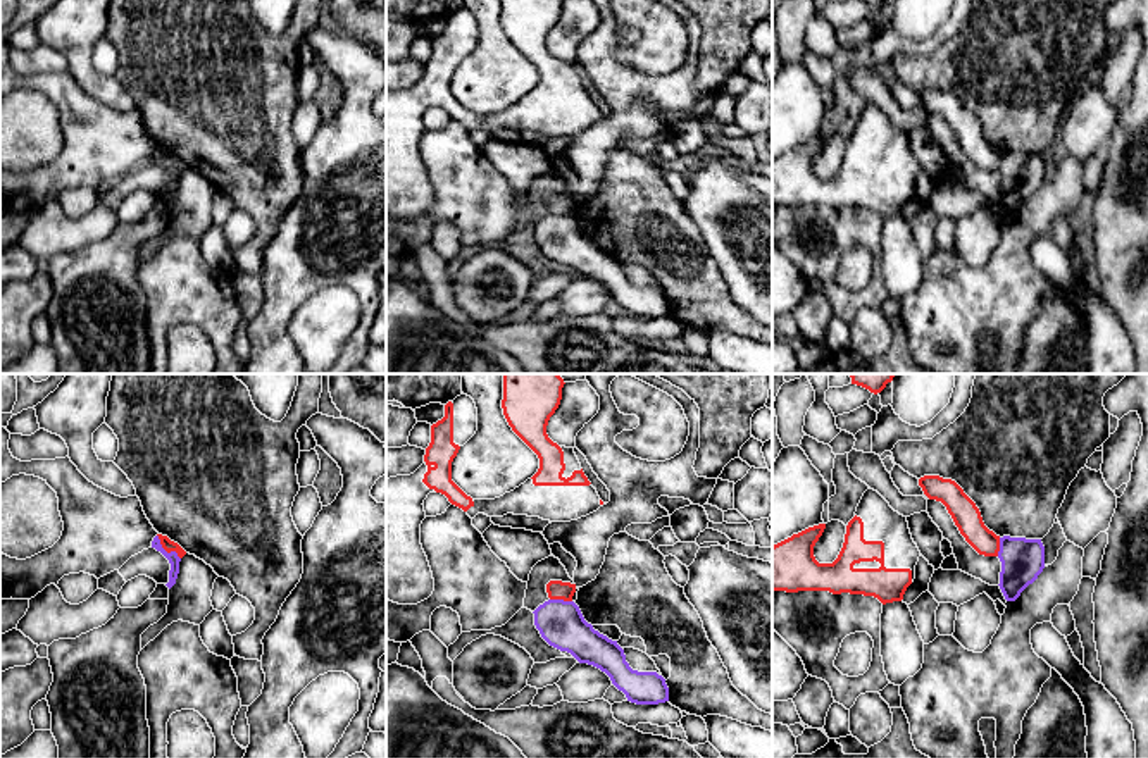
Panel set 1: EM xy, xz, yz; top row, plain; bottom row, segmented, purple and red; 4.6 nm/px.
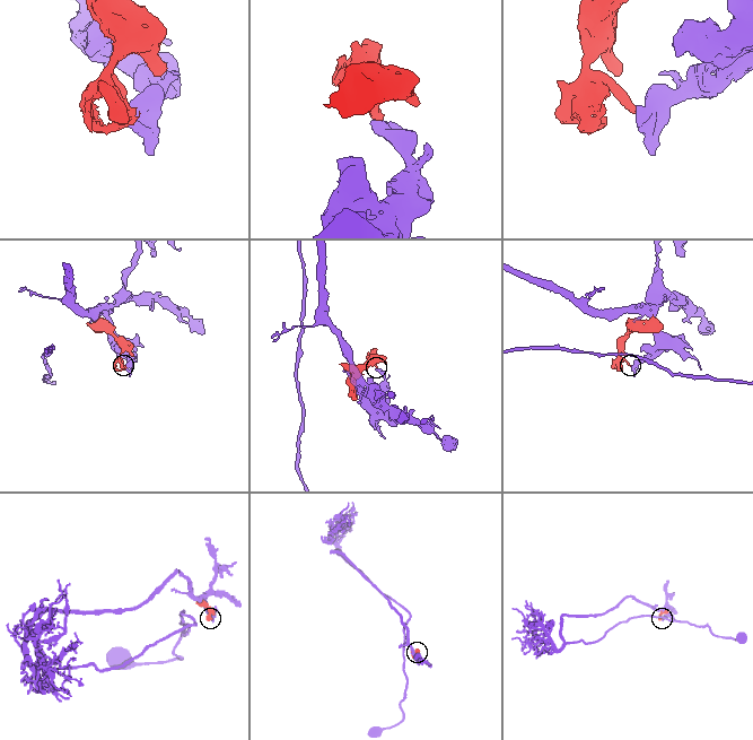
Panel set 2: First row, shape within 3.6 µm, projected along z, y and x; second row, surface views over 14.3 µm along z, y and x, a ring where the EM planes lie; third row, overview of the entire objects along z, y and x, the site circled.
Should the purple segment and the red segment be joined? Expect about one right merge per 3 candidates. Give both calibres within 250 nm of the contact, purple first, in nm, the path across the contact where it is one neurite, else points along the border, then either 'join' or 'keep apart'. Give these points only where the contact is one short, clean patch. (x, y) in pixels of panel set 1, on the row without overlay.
50/60 nm | along xy (157, 149), (162, 161), (168, 166), (174, 166), (180, 173) | keep apart

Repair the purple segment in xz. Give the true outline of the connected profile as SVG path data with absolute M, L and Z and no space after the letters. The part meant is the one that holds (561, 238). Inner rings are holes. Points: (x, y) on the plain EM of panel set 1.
M548 214L533 227L536 243L550 260L605 286L627 315L636 319L669 315L665 293L657 286L633 284L617 255L595 245L574 215Z

